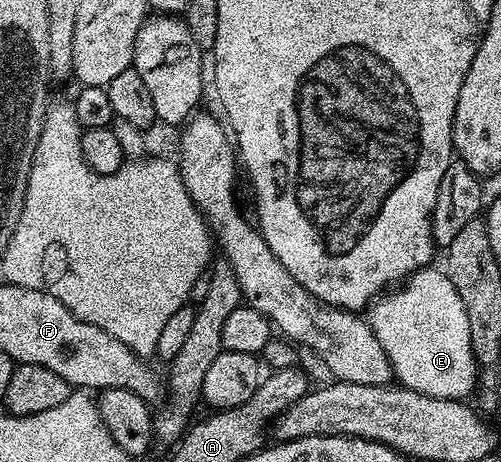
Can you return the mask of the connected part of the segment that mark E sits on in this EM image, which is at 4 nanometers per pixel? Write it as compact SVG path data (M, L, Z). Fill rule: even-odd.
M429 266L412 273L395 290L381 295L371 305L371 312L372 332L390 358L393 377L403 387L430 398L458 401L475 390L478 365L471 350L470 326L465 307L444 270Z

